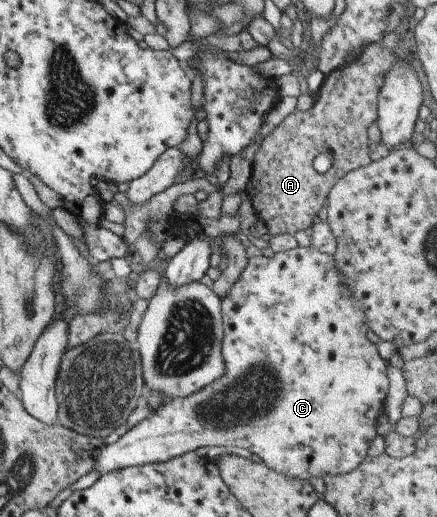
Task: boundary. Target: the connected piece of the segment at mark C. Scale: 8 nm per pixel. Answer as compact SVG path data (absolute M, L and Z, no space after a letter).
M297 246L287 252L277 252L271 257L251 255L239 280L229 288L227 296L221 298L221 306L223 334L225 334L221 352L225 361L225 374L187 398L171 399L165 404L161 404L157 410L129 429L127 434L115 442L109 443L107 448L103 448L95 460L95 470L99 474L105 474L131 466L167 462L167 460L173 460L173 458L205 446L229 446L229 448L240 446L259 456L275 472L280 472L289 478L309 481L313 477L345 476L345 474L353 472L367 458L369 446L378 435L376 430L378 417L384 411L384 401L389 389L388 362L380 356L375 343L368 339L369 326L365 322L363 306L353 299L349 288L343 284L343 276L335 270L335 258L325 252L315 250L311 246Z

